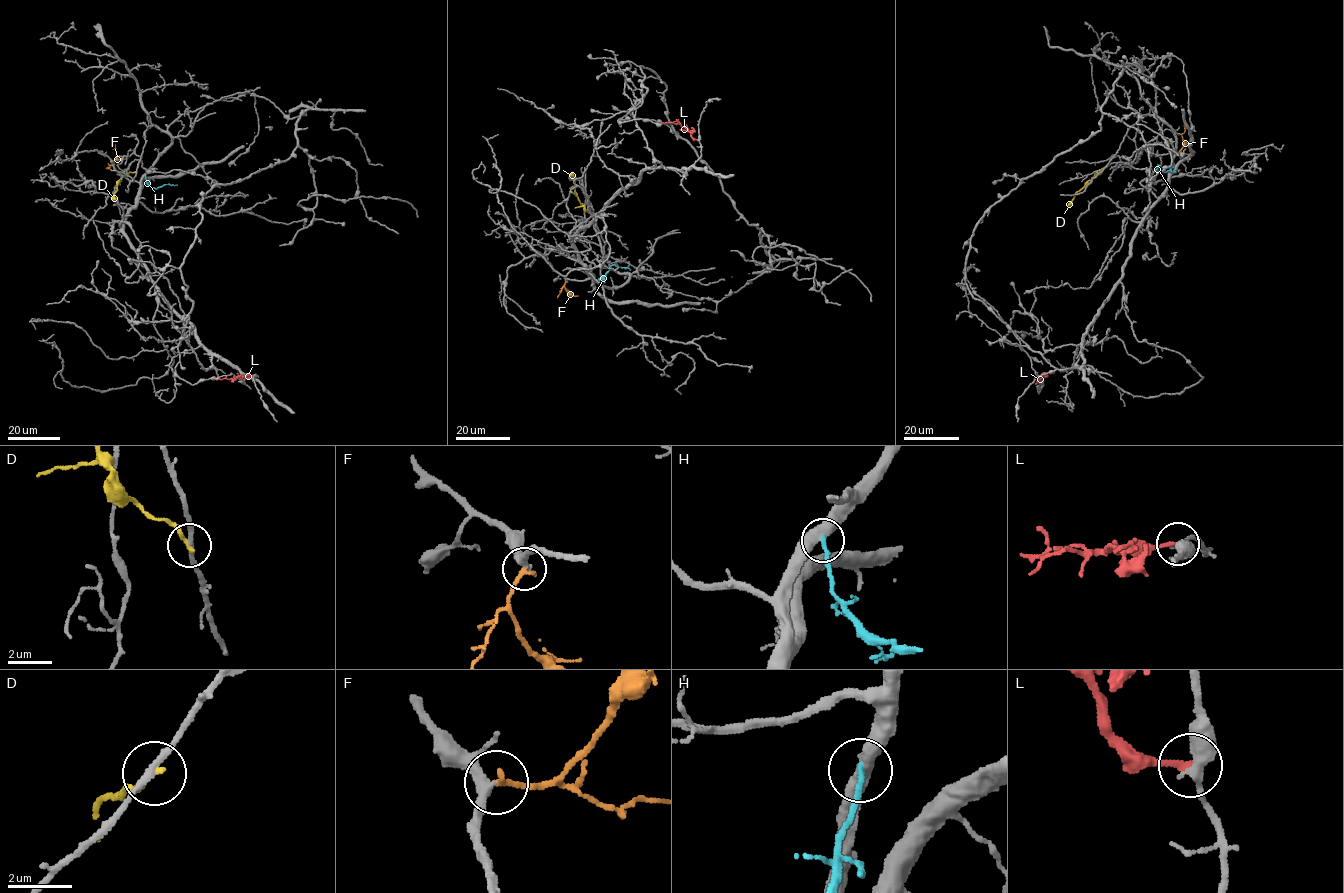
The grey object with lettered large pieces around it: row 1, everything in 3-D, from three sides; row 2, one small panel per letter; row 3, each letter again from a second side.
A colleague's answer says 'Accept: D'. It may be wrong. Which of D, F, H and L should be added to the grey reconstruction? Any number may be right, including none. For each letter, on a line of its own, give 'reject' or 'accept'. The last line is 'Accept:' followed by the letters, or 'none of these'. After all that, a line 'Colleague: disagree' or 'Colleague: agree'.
D: reject
F: accept
H: reject
L: reject
Accept: F
Colleague: disagree

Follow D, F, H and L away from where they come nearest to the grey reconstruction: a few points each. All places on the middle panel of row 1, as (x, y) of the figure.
D: (594, 216), (574, 191), (572, 172)
F: (566, 281), (565, 288), (571, 296)
H: (598, 282), (612, 265), (630, 270)
L: (698, 139), (694, 139), (677, 121), (661, 123)

